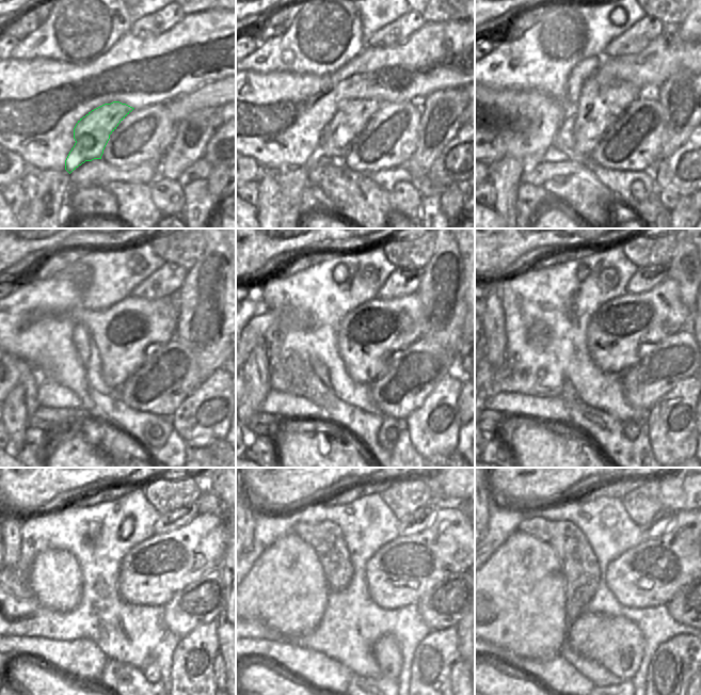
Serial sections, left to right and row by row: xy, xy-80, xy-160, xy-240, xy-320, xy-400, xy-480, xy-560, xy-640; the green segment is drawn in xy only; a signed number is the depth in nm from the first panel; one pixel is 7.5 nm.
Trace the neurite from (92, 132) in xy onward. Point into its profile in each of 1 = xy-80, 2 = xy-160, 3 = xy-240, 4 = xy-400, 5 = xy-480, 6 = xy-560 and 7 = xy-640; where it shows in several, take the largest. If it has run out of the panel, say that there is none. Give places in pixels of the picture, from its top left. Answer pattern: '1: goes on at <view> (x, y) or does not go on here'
1: goes on at xy-80 (351, 116)
2: goes on at xy-160 (600, 105)
3: goes on at xy-240 (122, 332)
4: goes on at xy-400 (617, 331)
5: goes on at xy-480 (152, 572)
6: goes on at xy-560 (399, 572)
7: goes on at xy-640 (649, 574)

